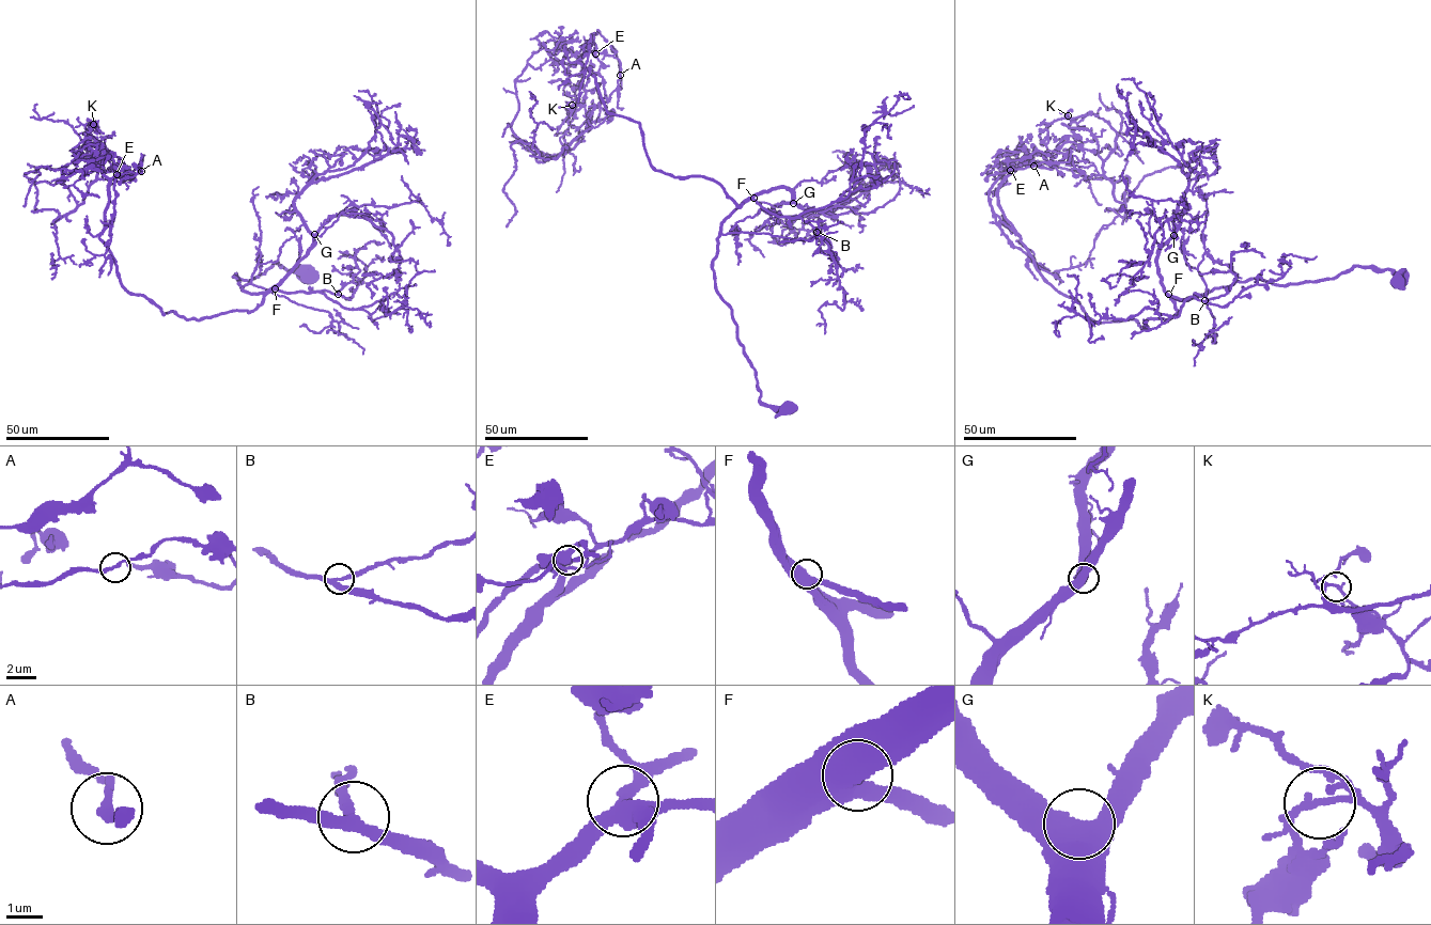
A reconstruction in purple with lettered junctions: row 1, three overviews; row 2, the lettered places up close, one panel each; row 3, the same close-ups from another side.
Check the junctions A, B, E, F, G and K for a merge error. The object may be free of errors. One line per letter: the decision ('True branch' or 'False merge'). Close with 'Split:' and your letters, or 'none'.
A: True branch
B: True branch
E: True branch
F: True branch
G: True branch
K: False merge
Split: K

